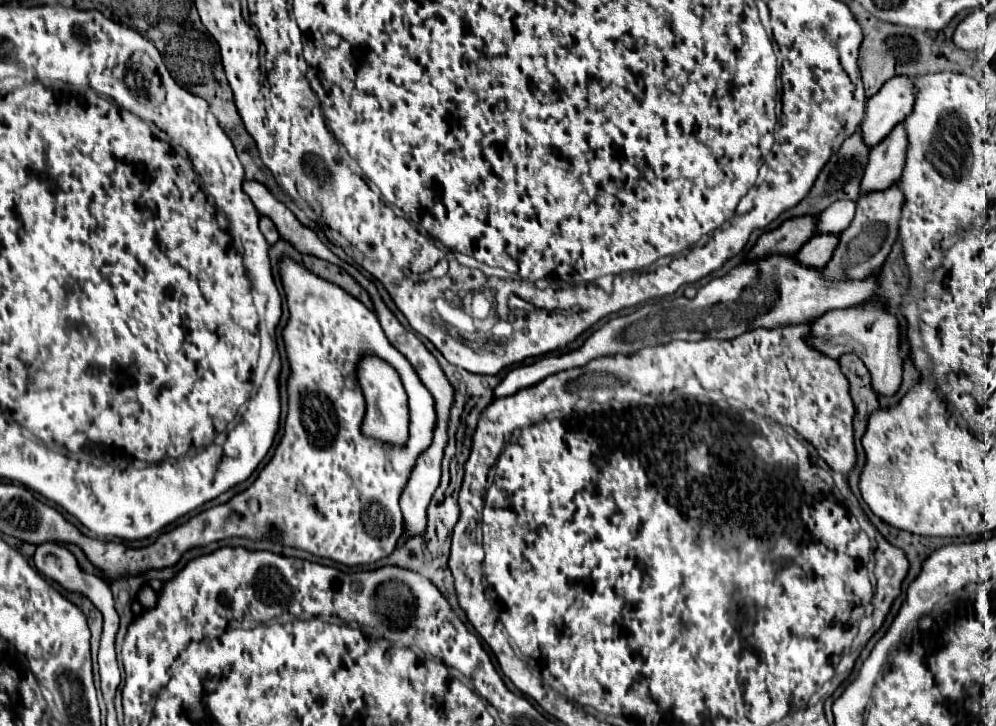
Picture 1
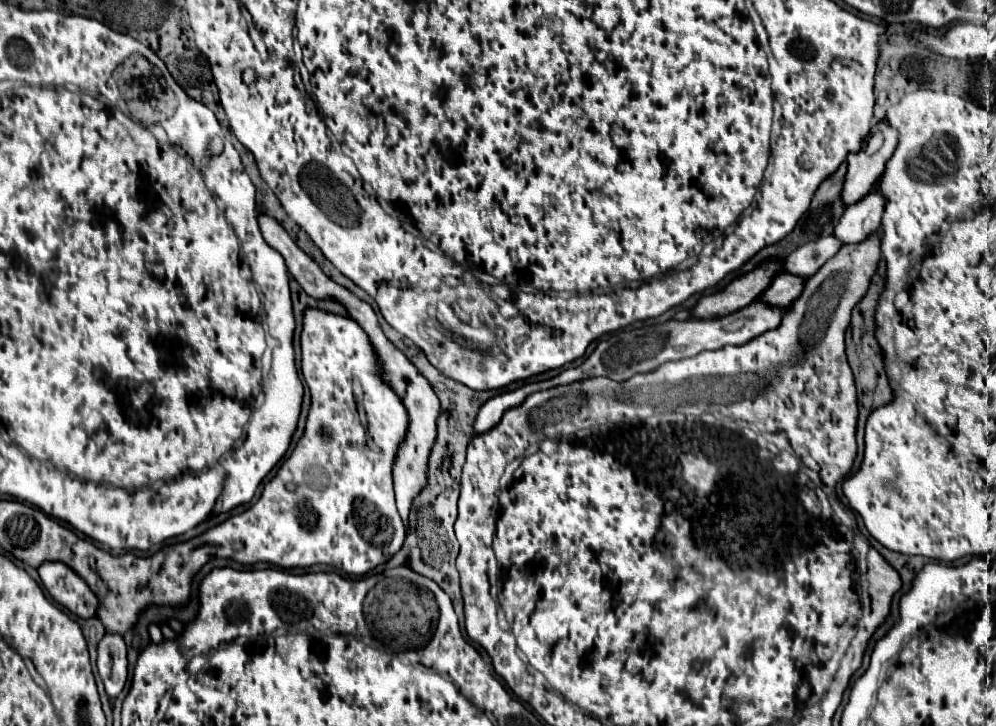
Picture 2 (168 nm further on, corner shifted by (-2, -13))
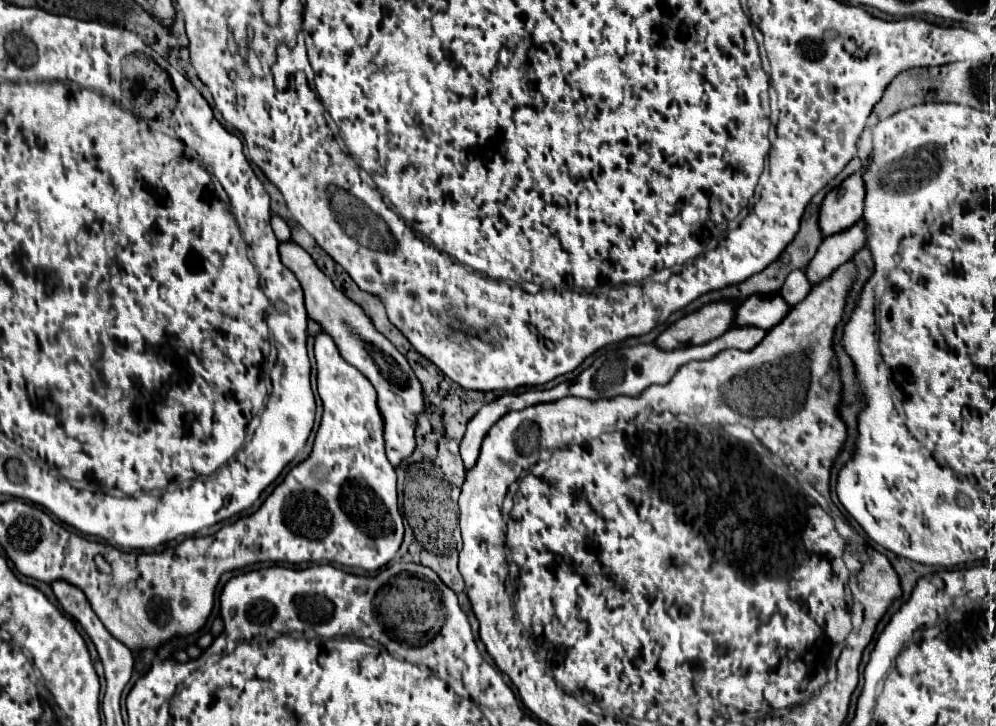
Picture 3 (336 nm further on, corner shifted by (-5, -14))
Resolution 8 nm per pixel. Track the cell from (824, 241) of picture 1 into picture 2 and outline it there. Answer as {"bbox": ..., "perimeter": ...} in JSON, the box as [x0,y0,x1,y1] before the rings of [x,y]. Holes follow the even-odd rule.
{"bbox":[763,273,805,307],"perimeter":[[[779,273],[775,277],[777,279],[773,279],[769,289],[763,293],[763,299],[779,307],[789,307],[801,295],[805,287],[805,279],[791,273]]]}

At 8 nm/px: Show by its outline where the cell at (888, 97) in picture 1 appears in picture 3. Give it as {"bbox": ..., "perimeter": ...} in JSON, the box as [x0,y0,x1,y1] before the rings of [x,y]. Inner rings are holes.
{"bbox":[820,172,864,236],"perimeter":[[[856,172],[854,176],[846,178],[838,190],[828,192],[824,204],[820,206],[820,232],[826,236],[840,234],[852,228],[864,210],[864,182],[862,174]]]}

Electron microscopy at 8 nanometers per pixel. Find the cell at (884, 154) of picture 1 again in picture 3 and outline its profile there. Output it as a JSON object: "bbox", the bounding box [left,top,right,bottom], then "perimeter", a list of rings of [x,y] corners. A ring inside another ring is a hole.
{"bbox":[806,222,866,286],"perimeter":[[[858,222],[856,226],[844,230],[844,234],[834,234],[822,240],[816,256],[810,260],[806,268],[806,278],[810,286],[816,286],[820,284],[820,280],[826,280],[840,264],[848,262],[858,248],[866,246],[864,236],[864,226],[862,222]]]}

